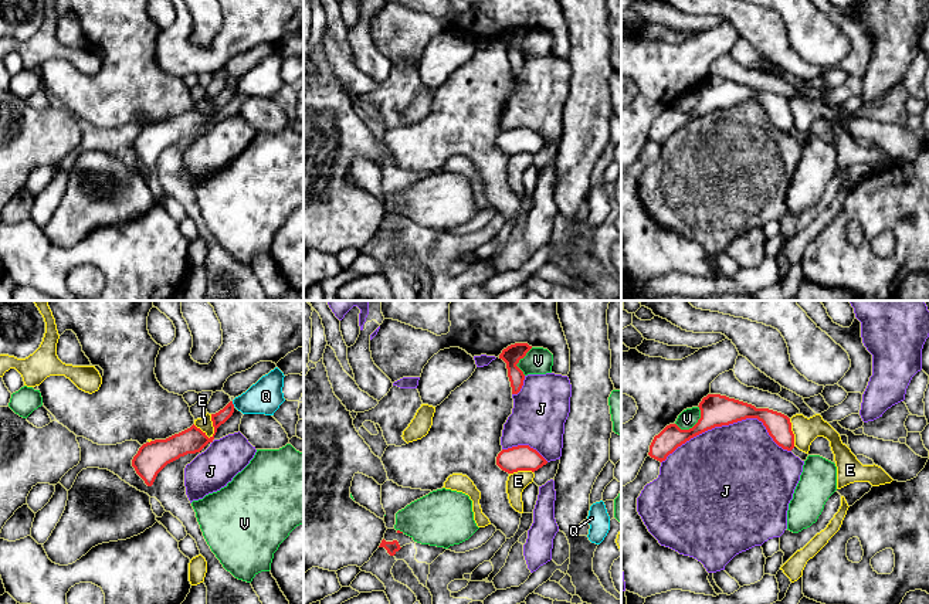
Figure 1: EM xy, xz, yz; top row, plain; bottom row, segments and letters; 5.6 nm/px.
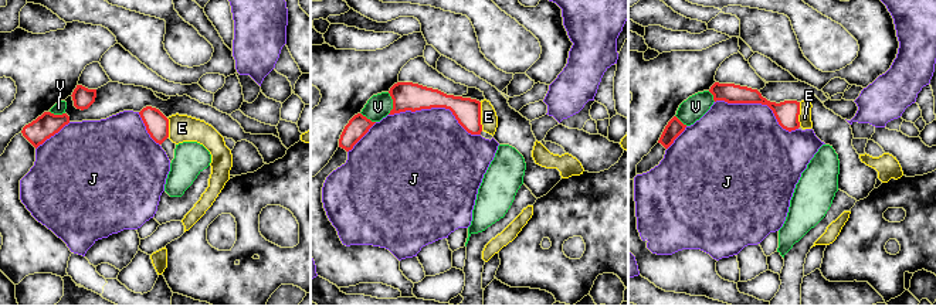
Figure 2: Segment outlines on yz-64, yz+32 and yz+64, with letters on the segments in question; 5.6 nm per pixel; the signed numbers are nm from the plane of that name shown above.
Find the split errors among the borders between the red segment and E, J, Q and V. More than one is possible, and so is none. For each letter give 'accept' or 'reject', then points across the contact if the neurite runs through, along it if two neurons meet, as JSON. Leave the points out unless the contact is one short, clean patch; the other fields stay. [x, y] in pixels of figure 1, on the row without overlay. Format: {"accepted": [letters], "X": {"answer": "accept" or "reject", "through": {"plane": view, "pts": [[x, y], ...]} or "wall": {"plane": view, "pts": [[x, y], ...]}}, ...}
{"accepted": ["Q"], "E": {"answer": "reject"}, "J": {"answer": "reject"}, "Q": {"answer": "accept", "through": {"plane": "xy", "pts": [[220, 99], [233, 87], [250, 85], [265, 78]]}}, "V": {"answer": "reject"}}

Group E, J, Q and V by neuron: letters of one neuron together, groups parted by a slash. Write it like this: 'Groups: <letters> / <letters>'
Groups: E / J / Q / V

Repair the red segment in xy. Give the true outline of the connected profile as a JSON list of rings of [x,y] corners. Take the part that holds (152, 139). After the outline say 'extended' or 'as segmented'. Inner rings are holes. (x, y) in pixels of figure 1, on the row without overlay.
[[[275,50],[262,58],[245,75],[230,84],[223,92],[211,96],[214,116],[208,121],[206,115],[194,106],[166,122],[155,122],[143,126],[132,142],[136,156],[152,169],[157,156],[170,145],[187,136],[200,135],[208,125],[213,125],[217,111],[224,106],[237,91],[243,96],[274,98],[285,84],[284,55]]]; extended

